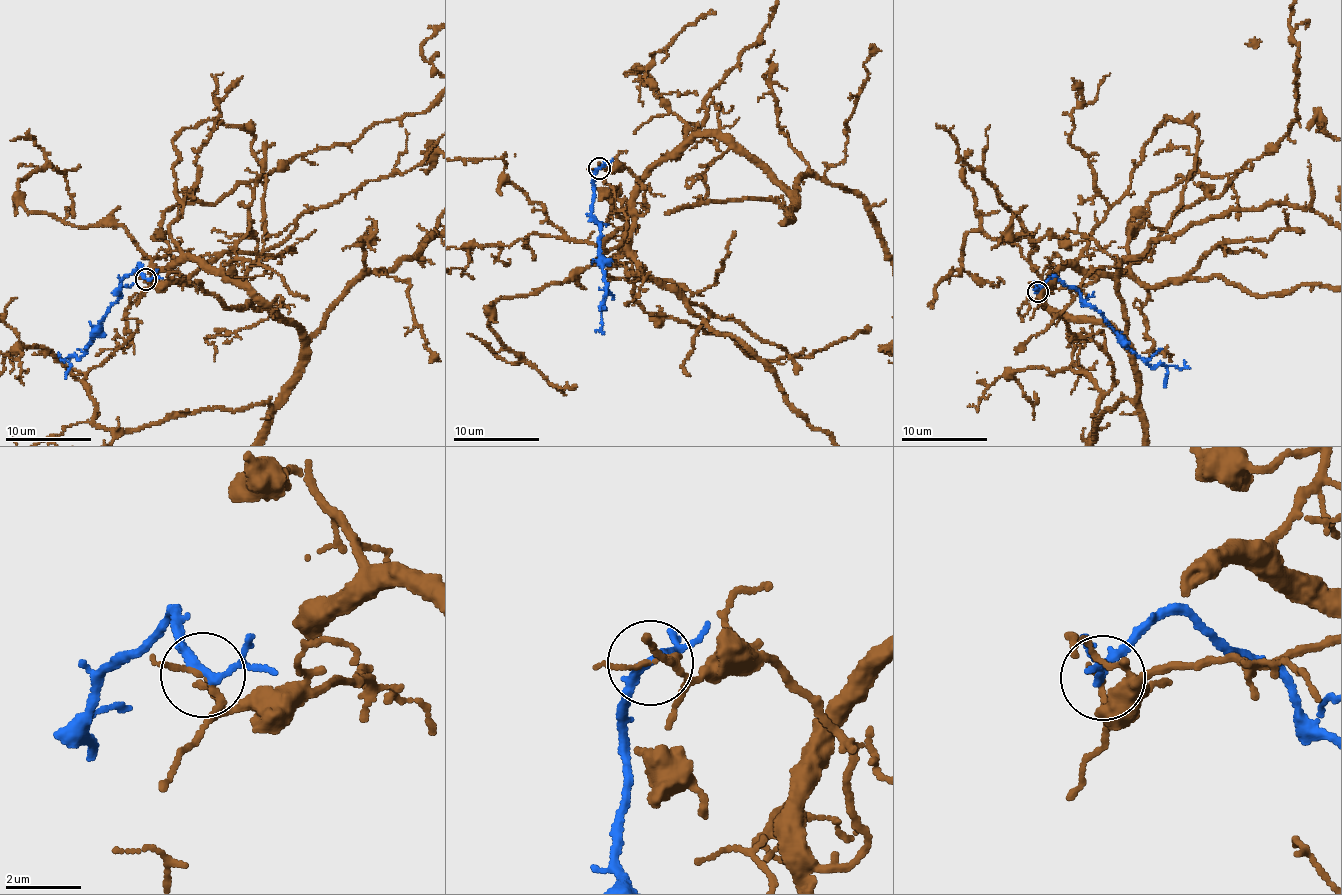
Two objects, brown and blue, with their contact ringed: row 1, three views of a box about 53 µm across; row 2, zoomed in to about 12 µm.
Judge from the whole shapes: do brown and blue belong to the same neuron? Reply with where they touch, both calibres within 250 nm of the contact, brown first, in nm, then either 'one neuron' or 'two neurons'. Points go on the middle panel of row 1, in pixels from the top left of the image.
(599, 168) | 120/170 nm | two neurons

